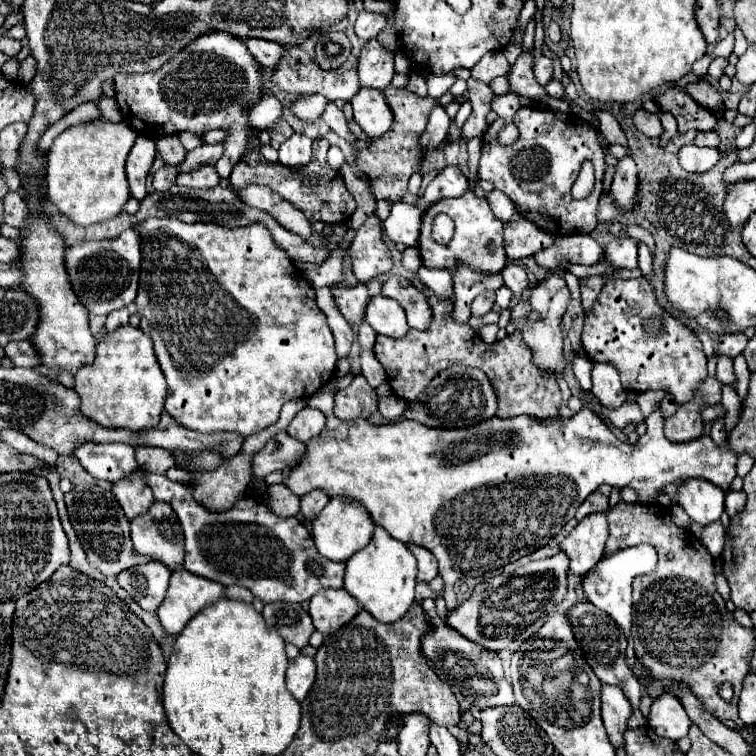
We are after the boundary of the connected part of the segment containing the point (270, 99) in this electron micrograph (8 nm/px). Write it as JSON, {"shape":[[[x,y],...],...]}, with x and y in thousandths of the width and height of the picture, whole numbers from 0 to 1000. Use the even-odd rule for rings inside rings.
{"shape":[[[352,124],[349,132],[344,132],[331,151],[331,164],[341,172],[354,172],[360,164],[365,164],[373,156],[373,138],[365,127]]]}

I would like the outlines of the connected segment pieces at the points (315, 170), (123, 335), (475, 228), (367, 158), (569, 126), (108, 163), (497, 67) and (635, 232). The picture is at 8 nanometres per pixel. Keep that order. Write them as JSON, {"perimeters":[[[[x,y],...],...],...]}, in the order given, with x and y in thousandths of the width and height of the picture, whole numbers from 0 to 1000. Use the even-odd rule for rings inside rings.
{"perimeters":[[[[418,183],[415,185],[415,201],[413,201],[413,212],[405,222],[399,225],[384,225],[373,217],[357,217],[347,209],[344,196],[333,196],[328,204],[320,206],[320,212],[307,222],[307,230],[302,235],[304,246],[310,251],[317,249],[328,249],[333,243],[341,246],[354,246],[362,254],[368,254],[376,265],[386,267],[394,278],[399,278],[410,294],[418,291],[429,291],[431,296],[452,296],[463,288],[463,283],[471,275],[471,267],[466,262],[466,257],[460,254],[460,249],[455,246],[452,230],[447,225],[439,225],[431,214],[431,201],[434,201],[434,188]]],[[[172,429],[138,444],[127,458],[124,481],[101,492],[98,516],[106,524],[106,545],[135,566],[169,566],[175,571],[188,571],[188,569],[204,566],[212,558],[212,548],[217,540],[220,503],[217,503],[214,487],[209,481],[209,474],[204,471],[198,444],[190,442],[185,434],[172,431]]],[[[616,251],[608,262],[598,262],[598,265],[579,265],[577,270],[571,270],[558,291],[558,304],[556,304],[556,317],[553,317],[553,331],[556,331],[556,344],[558,352],[563,354],[587,354],[595,362],[603,360],[603,354],[608,352],[619,352],[627,354],[627,360],[643,360],[643,362],[659,362],[667,357],[669,352],[669,333],[667,333],[667,294],[659,291],[646,267],[640,262],[630,262],[622,251]],[[577,283],[593,283],[601,291],[601,312],[593,323],[579,323],[571,310],[569,310],[569,299]],[[653,320],[656,323],[656,333],[646,333],[646,323]]],[[[511,116],[508,119],[511,132],[521,148],[521,164],[519,169],[497,188],[492,188],[489,193],[479,196],[471,201],[471,217],[481,230],[495,233],[495,257],[497,265],[513,265],[513,267],[526,267],[532,262],[532,257],[537,254],[540,246],[540,235],[542,230],[556,225],[556,212],[553,212],[553,177],[561,175],[563,161],[566,161],[566,151],[571,148],[574,140],[579,140],[579,135],[574,130],[558,130],[550,127],[534,116],[521,119],[521,116]]],[[[688,143],[680,151],[677,161],[683,164],[688,180],[675,193],[667,193],[667,190],[659,188],[659,177],[669,167],[669,161],[664,156],[659,156],[643,172],[640,185],[638,185],[638,206],[635,206],[635,225],[632,225],[635,235],[653,241],[653,246],[659,251],[664,251],[685,272],[688,283],[693,283],[698,291],[704,291],[714,302],[742,312],[759,308],[780,310],[792,298],[790,290],[791,262],[796,257],[796,235],[799,235],[799,228],[802,228],[799,196],[796,196],[796,190],[791,185],[788,169],[783,164],[778,164],[772,156],[767,156],[765,151],[728,148],[728,146],[712,146],[712,143]],[[772,212],[780,212],[786,217],[788,249],[778,262],[759,265],[757,257],[754,257],[754,249],[762,241],[767,220],[770,220]]],[[[116,161],[85,172],[63,198],[61,209],[61,257],[63,265],[103,299],[124,299],[156,286],[172,262],[167,241],[167,206],[177,193],[183,175],[159,161]]],[[[648,69],[648,71],[638,74],[635,82],[622,95],[624,95],[624,103],[648,111],[651,103],[669,101],[675,95],[675,85],[664,69]]],[[[829,296],[827,299],[827,306],[832,313],[854,320],[857,328],[860,328],[860,333],[865,333],[865,315],[862,315],[860,307],[841,296]]]]}

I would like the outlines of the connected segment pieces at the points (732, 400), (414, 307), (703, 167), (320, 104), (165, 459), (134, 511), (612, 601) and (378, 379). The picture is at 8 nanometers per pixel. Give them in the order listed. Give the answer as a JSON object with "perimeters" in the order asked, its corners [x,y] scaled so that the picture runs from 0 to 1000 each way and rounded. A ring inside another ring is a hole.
{"perimeters":[[[[968,511],[955,513],[955,537],[963,540],[963,550],[960,550],[958,558],[960,558],[960,569],[966,569],[974,561],[974,556],[979,550],[979,537],[981,537],[979,524]]],[[[516,365],[505,376],[505,389],[529,399],[529,405],[537,413],[542,434],[566,434],[569,421],[571,421],[569,402],[566,402],[563,392],[542,376],[542,370],[537,370],[532,365]]],[[[910,190],[899,196],[899,220],[907,228],[937,228],[950,214],[950,198],[947,196],[926,196],[921,190]]],[[[413,124],[413,127],[405,127],[405,130],[394,130],[389,135],[386,146],[397,159],[415,159],[429,148],[431,138],[434,138],[434,132],[429,127]]],[[[183,590],[180,608],[185,619],[190,619],[193,624],[204,624],[204,627],[220,627],[233,614],[228,598],[217,593],[198,593],[198,590]]],[[[180,627],[151,638],[151,653],[169,688],[177,688],[188,677],[196,677],[196,672],[204,667],[201,648]]],[[[847,720],[847,722],[817,728],[810,735],[794,741],[794,746],[770,765],[770,775],[778,794],[788,804],[804,810],[815,820],[815,825],[828,836],[828,841],[833,841],[833,831],[836,831],[836,767],[847,759],[865,757],[868,746],[870,746],[868,728],[857,720]]],[[[479,463],[479,497],[487,503],[487,508],[492,513],[500,513],[503,508],[511,505],[511,492],[508,487],[503,484],[503,479],[497,476],[495,466],[481,466]]]]}

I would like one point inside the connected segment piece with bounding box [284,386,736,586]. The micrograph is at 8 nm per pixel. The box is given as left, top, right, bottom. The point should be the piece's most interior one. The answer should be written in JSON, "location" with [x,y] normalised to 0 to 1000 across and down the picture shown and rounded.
{"location":[585,647]}

